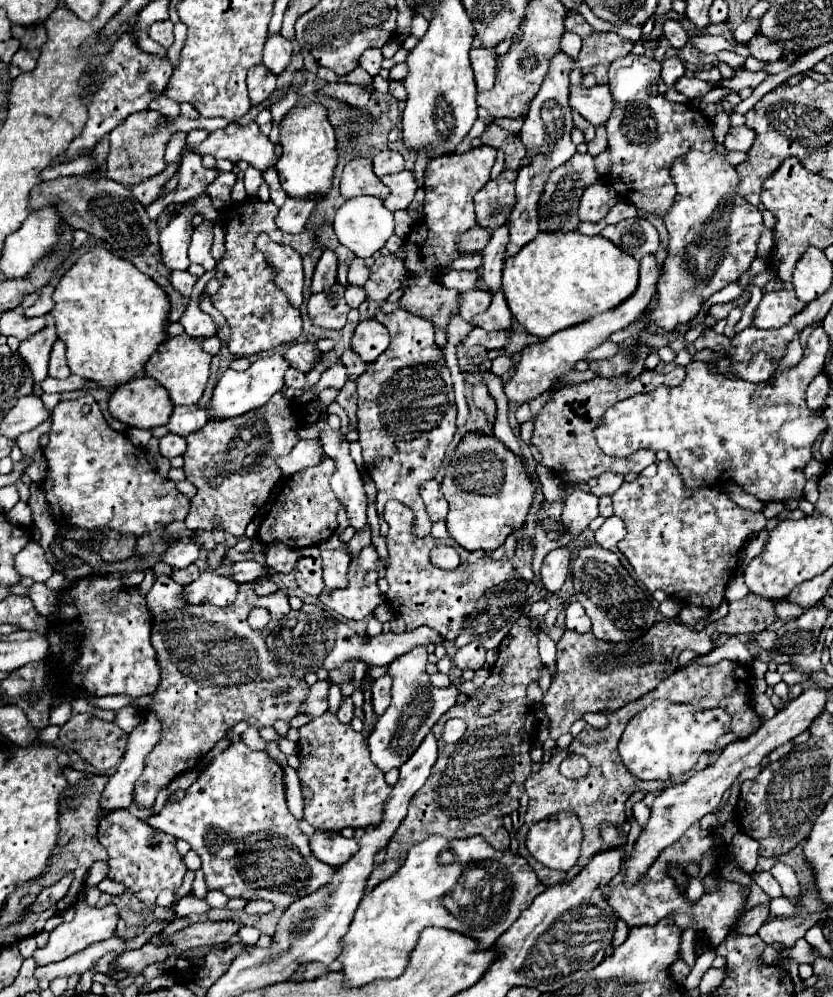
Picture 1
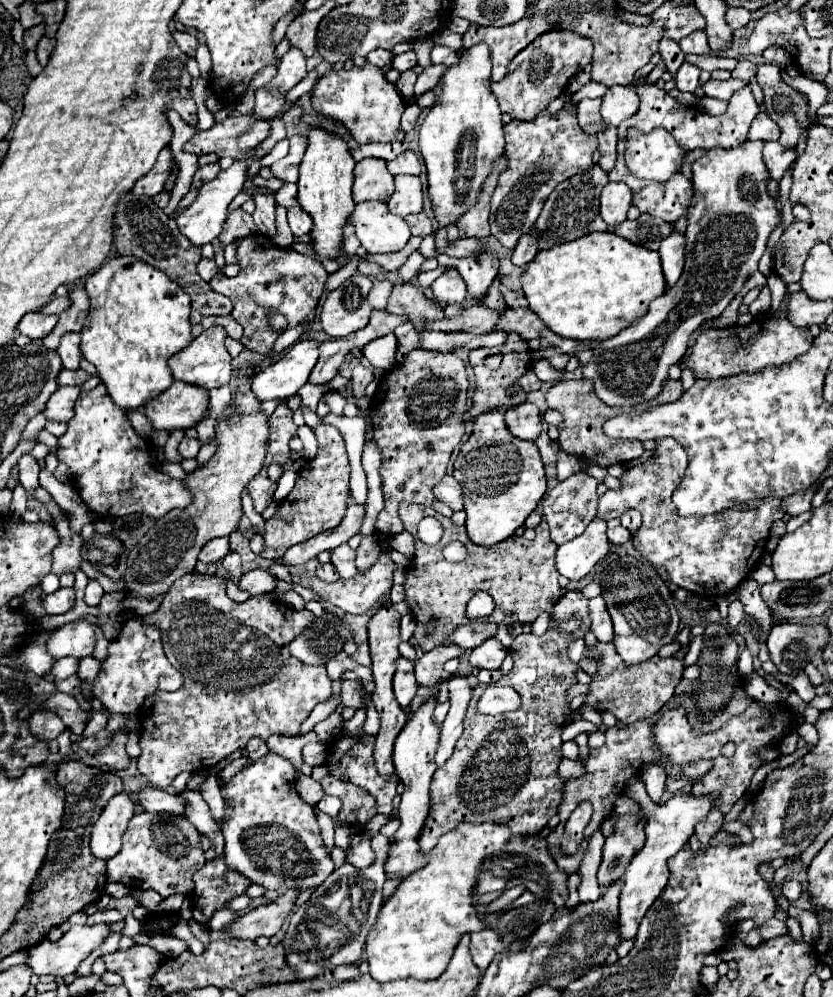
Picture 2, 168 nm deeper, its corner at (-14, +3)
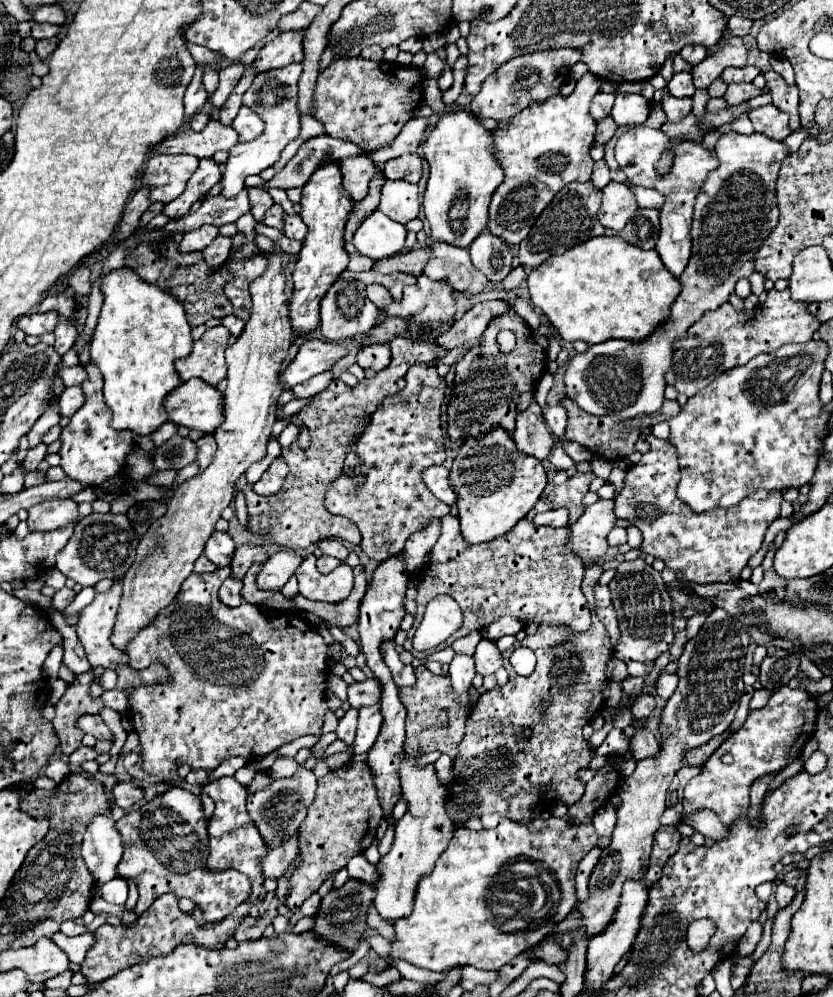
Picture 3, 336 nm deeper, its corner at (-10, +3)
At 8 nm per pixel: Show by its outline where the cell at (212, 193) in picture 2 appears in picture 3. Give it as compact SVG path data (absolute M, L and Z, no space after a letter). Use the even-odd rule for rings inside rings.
M294 63L284 69L272 69L270 73L262 73L254 77L250 89L244 93L244 105L254 109L264 121L264 133L250 143L238 143L230 149L230 159L226 163L226 171L222 175L222 193L224 197L234 197L244 189L244 179L248 175L258 175L264 169L272 167L278 159L282 149L300 135L300 119L296 109L298 97L298 79L302 75L302 65Z

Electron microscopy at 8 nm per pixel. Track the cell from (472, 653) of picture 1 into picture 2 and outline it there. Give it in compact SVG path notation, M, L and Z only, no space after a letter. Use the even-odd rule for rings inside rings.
M486 639L470 651L470 665L478 669L498 669L504 661L506 649L496 639Z

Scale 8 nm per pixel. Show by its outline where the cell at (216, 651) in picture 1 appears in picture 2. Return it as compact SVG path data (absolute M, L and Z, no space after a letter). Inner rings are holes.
M188 573L174 581L158 611L148 615L146 621L160 627L164 651L172 665L184 675L184 685L178 691L158 693L146 699L138 713L142 723L138 769L160 789L170 787L174 777L182 771L212 767L230 753L244 749L250 737L268 739L270 735L298 735L300 723L310 715L314 705L326 701L332 693L332 681L324 665L304 665L288 651L288 641L302 633L306 625L312 625L314 615L306 609L278 603L272 593L234 603L226 595L226 585L220 575Z

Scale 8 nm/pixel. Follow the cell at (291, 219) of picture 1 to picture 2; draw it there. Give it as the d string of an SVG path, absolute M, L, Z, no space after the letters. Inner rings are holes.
M300 205L288 209L288 223L290 223L292 233L298 237L312 231L312 217Z

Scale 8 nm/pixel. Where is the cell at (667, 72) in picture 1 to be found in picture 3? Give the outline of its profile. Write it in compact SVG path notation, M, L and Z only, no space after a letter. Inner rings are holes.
M676 73L670 81L668 81L668 91L674 97L692 97L696 87L692 83L692 75L690 73Z

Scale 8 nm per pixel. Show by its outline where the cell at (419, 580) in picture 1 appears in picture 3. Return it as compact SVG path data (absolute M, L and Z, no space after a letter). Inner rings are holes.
M442 517L442 535L438 543L432 547L430 565L422 571L422 581L416 597L418 615L414 619L412 629L408 631L404 649L422 661L430 653L440 649L436 647L418 653L412 647L412 635L424 617L426 605L440 593L454 597L464 611L460 635L468 635L476 629L480 631L502 615L516 615L522 617L522 621L526 623L538 621L548 625L566 625L570 631L578 633L590 629L590 609L580 591L584 563L576 553L572 553L566 547L568 533L568 527L538 527L528 519L520 519L508 533L496 537L494 541L470 545L460 535L458 517Z

